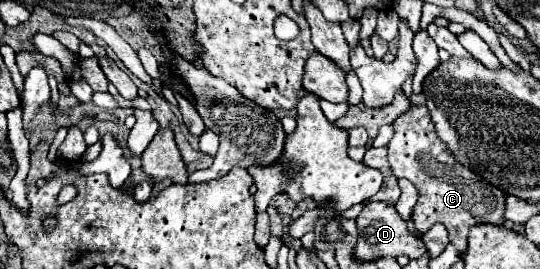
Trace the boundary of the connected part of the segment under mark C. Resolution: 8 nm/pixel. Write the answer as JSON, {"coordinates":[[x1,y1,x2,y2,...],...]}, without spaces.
{"coordinates":[[410,106,408,112,394,120,394,136,388,142,388,162,396,178,408,178,418,188,418,202,412,220,420,234,428,232,436,222,444,224,450,242,464,252,468,248,468,232,474,224,504,224,504,192,488,184,472,170,464,168,444,146,434,130,434,122,426,106]]}

